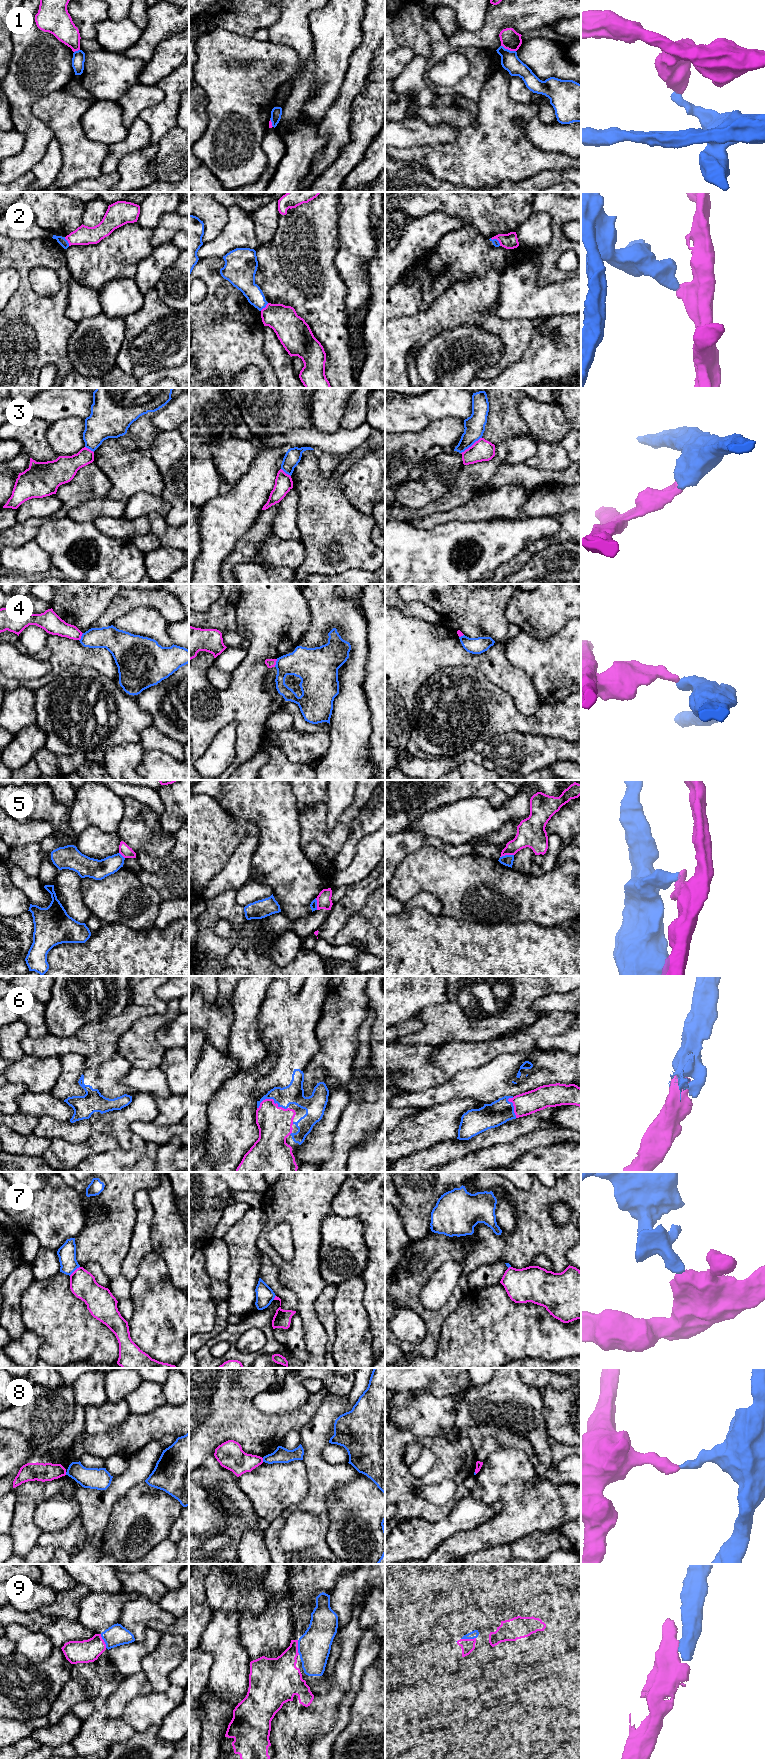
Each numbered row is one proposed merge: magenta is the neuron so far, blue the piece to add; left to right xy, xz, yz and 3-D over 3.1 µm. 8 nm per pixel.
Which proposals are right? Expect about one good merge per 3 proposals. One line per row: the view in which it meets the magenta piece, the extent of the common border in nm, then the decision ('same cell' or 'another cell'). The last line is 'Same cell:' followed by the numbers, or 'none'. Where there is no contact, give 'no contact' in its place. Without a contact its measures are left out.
1: yz | 130 nm | another cell
2: xy | 80 nm | another cell
3: yz | 220 nm | another cell
4: xz | 70 nm | another cell
5: yz | 110 nm | another cell
6: xz | 240 nm | same cell
7: xy | 120 nm | another cell
8: xz | 30 nm | another cell
9: xz | 120 nm | same cell
Same cell: 6, 9

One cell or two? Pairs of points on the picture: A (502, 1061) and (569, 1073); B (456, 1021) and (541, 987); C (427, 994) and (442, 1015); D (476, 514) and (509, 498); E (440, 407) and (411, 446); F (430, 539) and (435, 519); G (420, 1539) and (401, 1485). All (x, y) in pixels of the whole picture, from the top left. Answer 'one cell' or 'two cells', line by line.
A: one cell
B: one cell
C: two cells
D: one cell
E: two cells
F: two cells
G: two cells

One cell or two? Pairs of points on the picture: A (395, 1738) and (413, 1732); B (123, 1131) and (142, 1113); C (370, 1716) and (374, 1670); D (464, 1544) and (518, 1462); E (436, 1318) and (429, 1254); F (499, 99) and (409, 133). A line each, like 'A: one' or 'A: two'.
A: one
B: one
C: one
D: one
E: one
F: two

